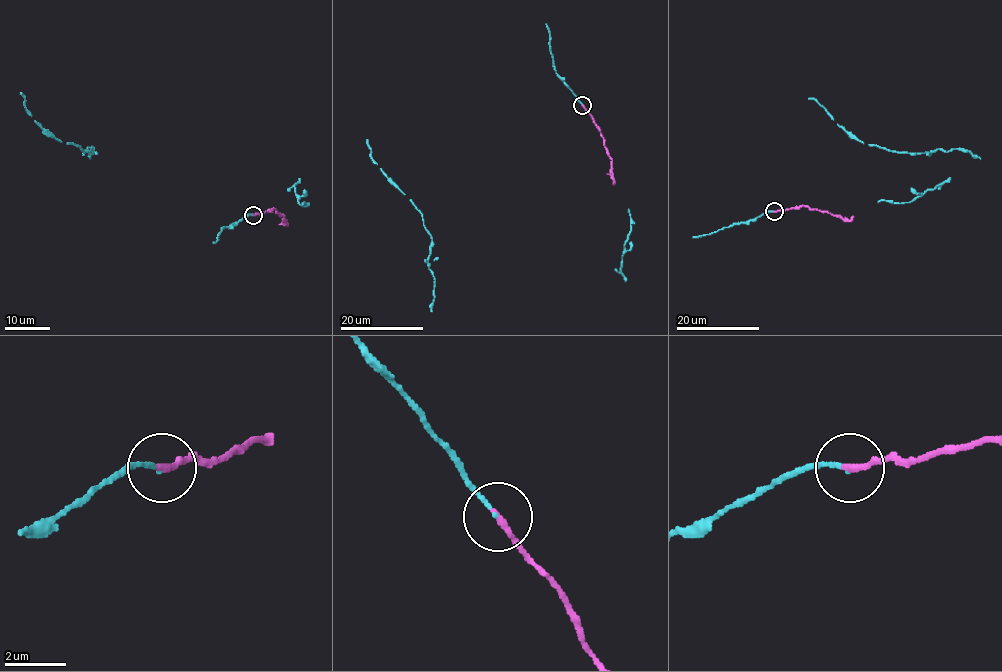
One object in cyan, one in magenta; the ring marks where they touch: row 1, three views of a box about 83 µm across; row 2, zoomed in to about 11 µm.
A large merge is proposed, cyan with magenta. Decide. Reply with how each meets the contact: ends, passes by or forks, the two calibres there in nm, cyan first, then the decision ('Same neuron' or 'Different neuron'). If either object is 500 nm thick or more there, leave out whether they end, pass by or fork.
At the ring cyan ends. At the ring magenta ends. Thickness 110 nm (cyan) against 220 nm. Same neuron

